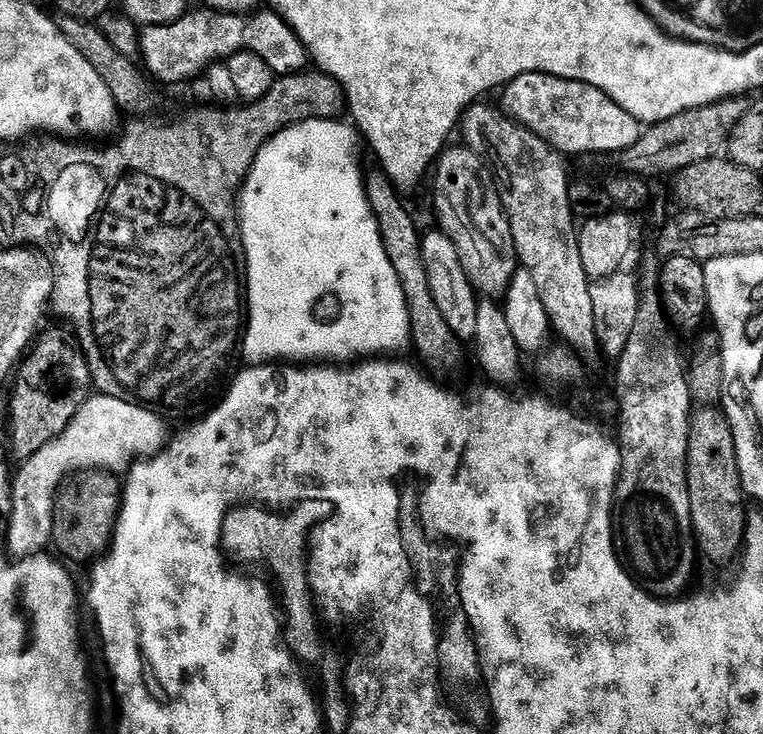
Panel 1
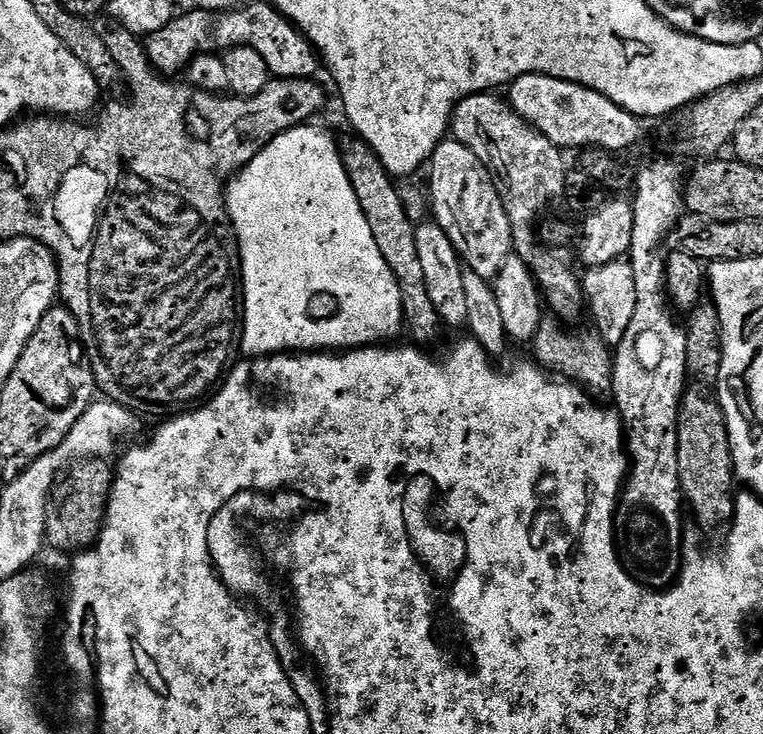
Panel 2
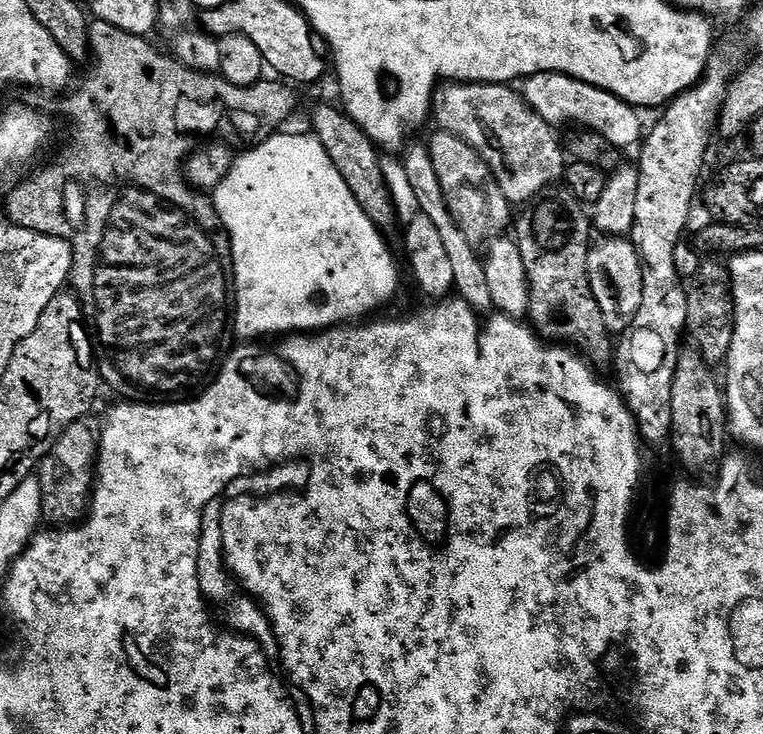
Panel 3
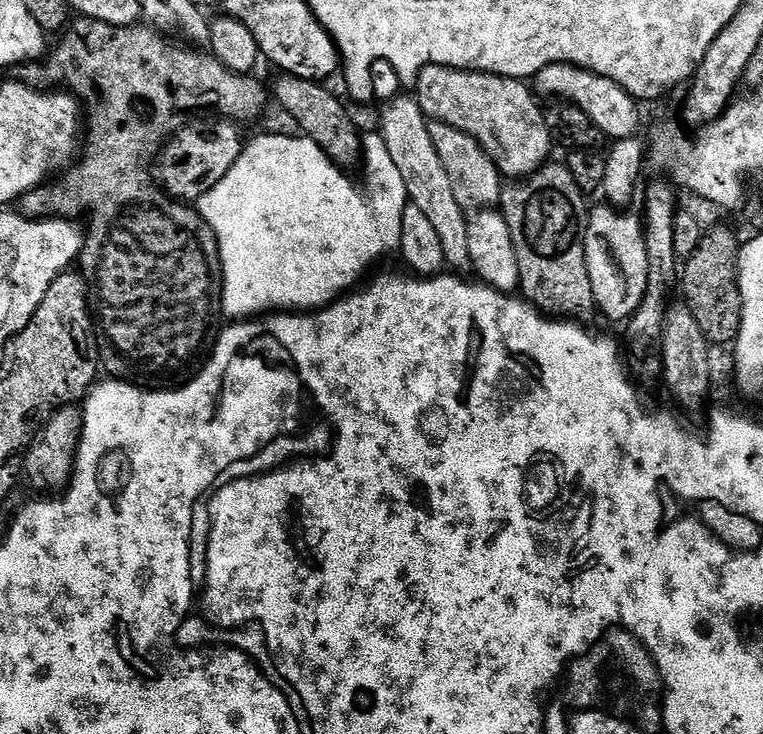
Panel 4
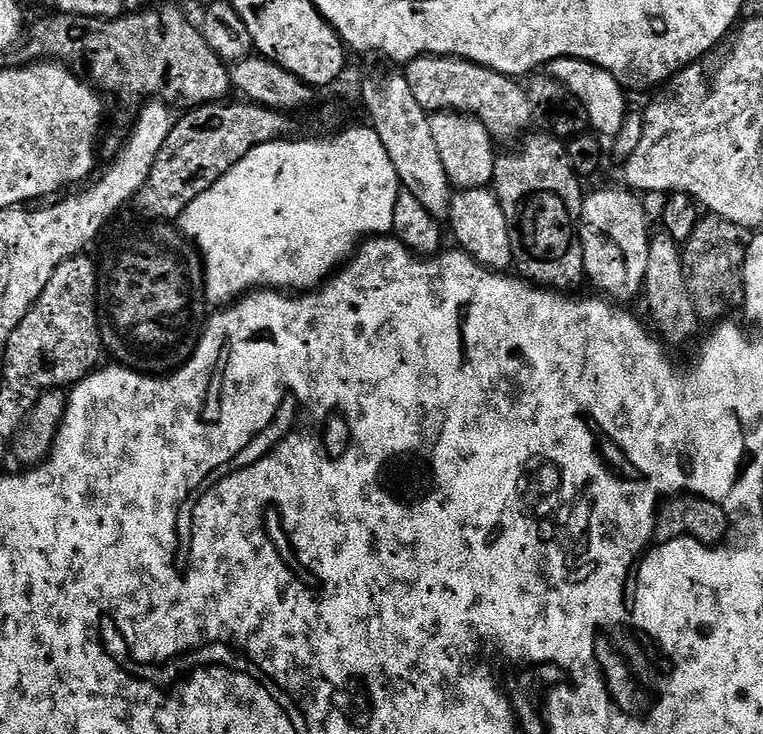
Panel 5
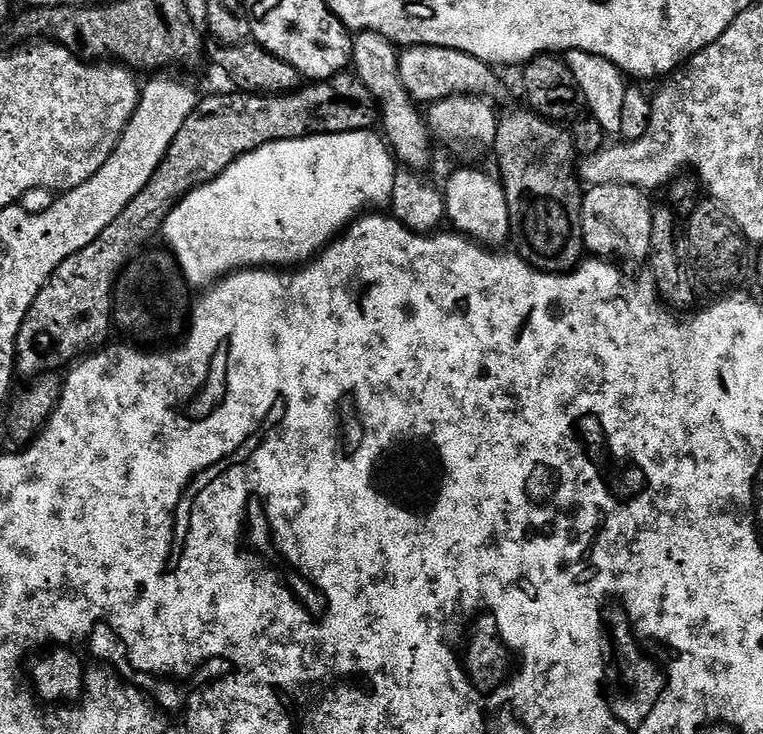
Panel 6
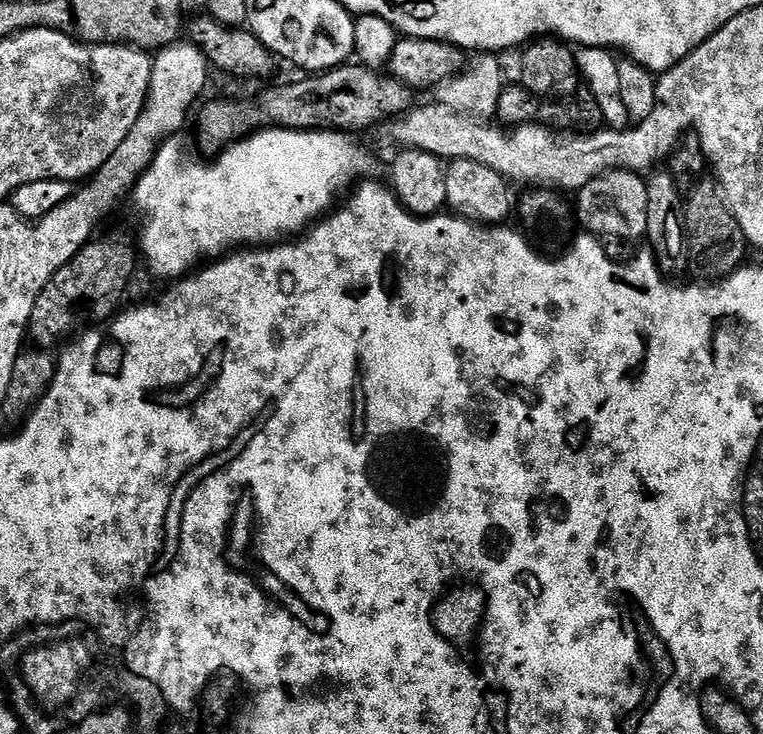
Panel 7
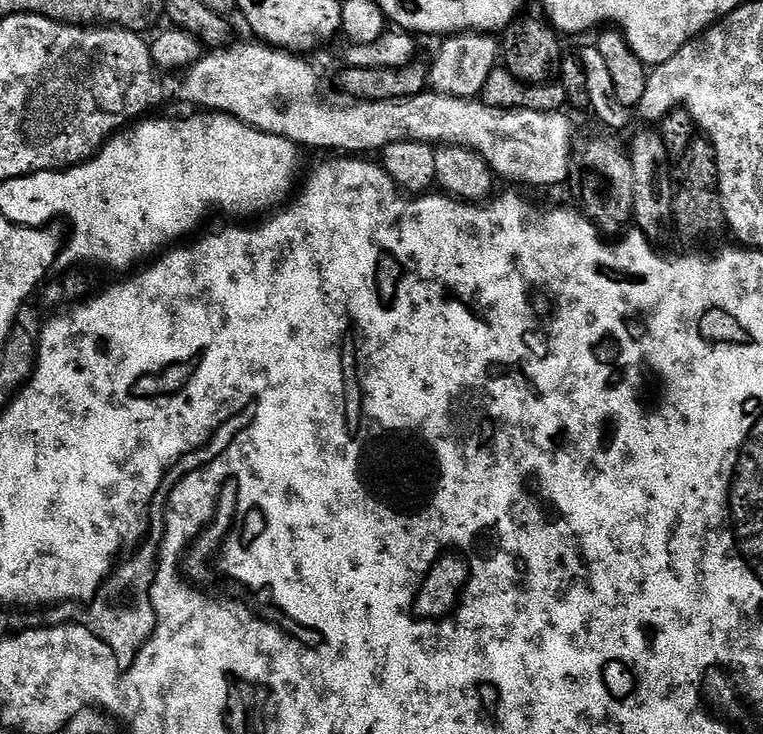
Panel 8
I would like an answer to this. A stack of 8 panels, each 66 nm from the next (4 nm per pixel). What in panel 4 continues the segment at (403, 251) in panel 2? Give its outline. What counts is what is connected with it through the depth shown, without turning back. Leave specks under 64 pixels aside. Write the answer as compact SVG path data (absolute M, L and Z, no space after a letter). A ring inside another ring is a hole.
M287 74L277 75L276 85L271 85L270 92L276 100L292 115L292 120L301 128L307 139L315 142L332 163L341 170L349 170L362 160L362 132L356 129L350 113L344 104L323 83Z

